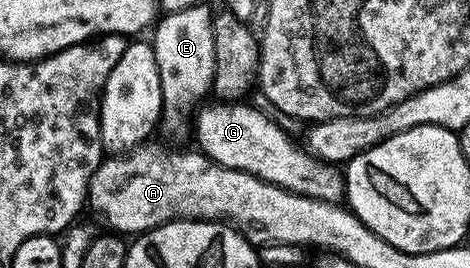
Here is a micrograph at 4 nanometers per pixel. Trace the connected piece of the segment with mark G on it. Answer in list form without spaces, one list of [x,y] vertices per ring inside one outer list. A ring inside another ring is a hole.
[[[247,102],[213,103],[199,107],[196,112],[196,119],[192,124],[192,132],[195,137],[198,135],[199,145],[197,144],[197,147],[202,155],[207,156],[210,160],[215,160],[220,166],[244,170],[270,184],[286,188],[290,192],[298,192],[301,196],[311,196],[317,200],[329,200],[331,202],[341,201],[345,197],[344,172],[337,163],[327,163],[315,157],[299,141],[297,144],[272,117],[265,116],[260,109],[253,108],[252,105],[246,104]]]

